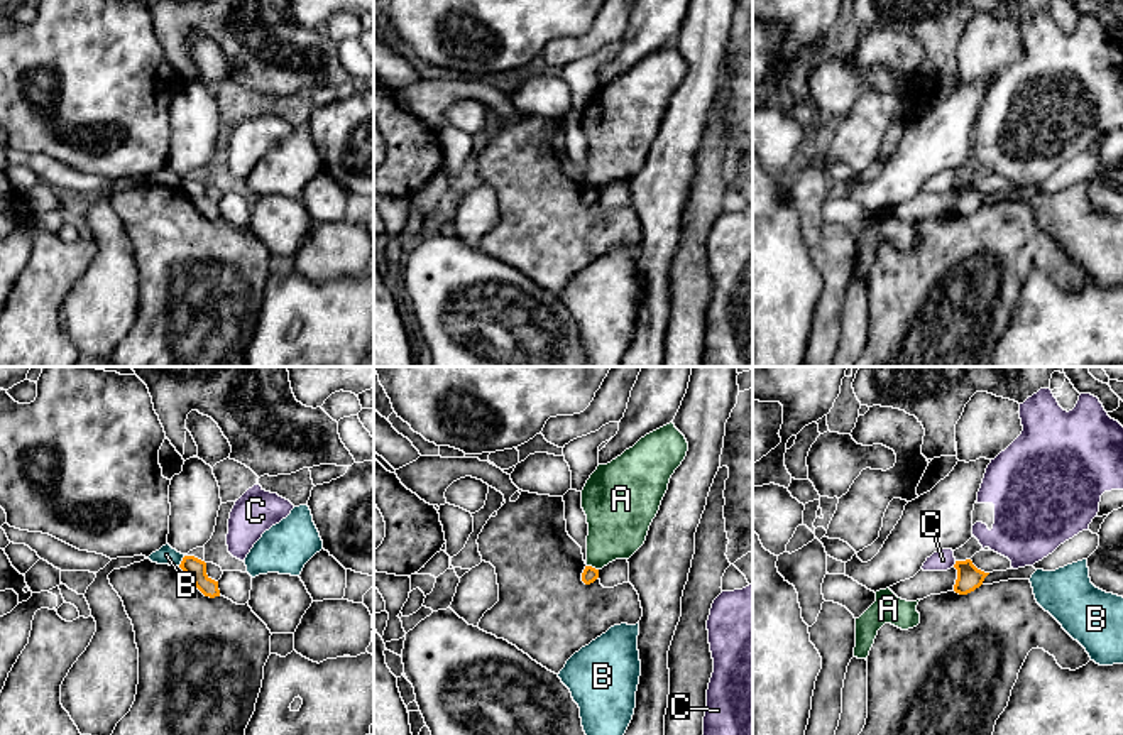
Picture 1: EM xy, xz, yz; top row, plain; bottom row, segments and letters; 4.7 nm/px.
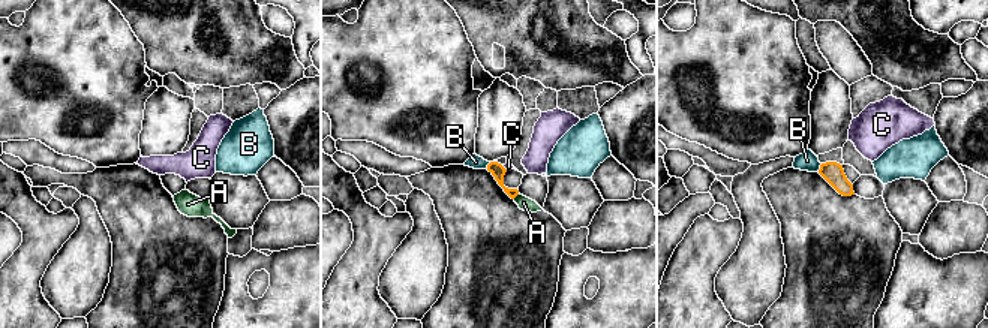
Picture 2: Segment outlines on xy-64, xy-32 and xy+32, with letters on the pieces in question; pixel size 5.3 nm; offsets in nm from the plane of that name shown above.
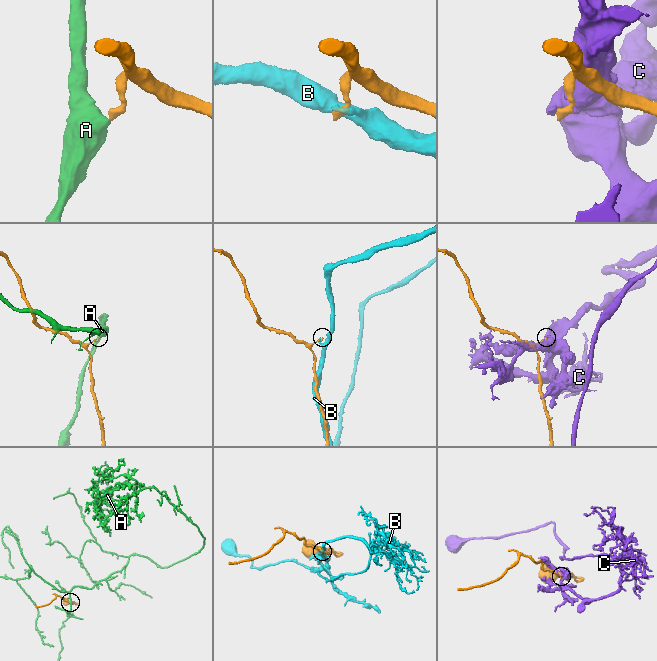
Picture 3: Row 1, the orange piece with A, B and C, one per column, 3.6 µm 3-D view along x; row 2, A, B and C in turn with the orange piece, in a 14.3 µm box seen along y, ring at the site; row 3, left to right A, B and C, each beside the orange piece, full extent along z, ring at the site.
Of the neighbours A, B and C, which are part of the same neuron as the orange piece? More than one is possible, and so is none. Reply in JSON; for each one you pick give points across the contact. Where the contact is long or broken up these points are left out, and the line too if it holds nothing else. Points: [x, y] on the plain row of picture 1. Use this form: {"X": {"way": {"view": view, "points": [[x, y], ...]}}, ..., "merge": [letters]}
{"merge": []}

